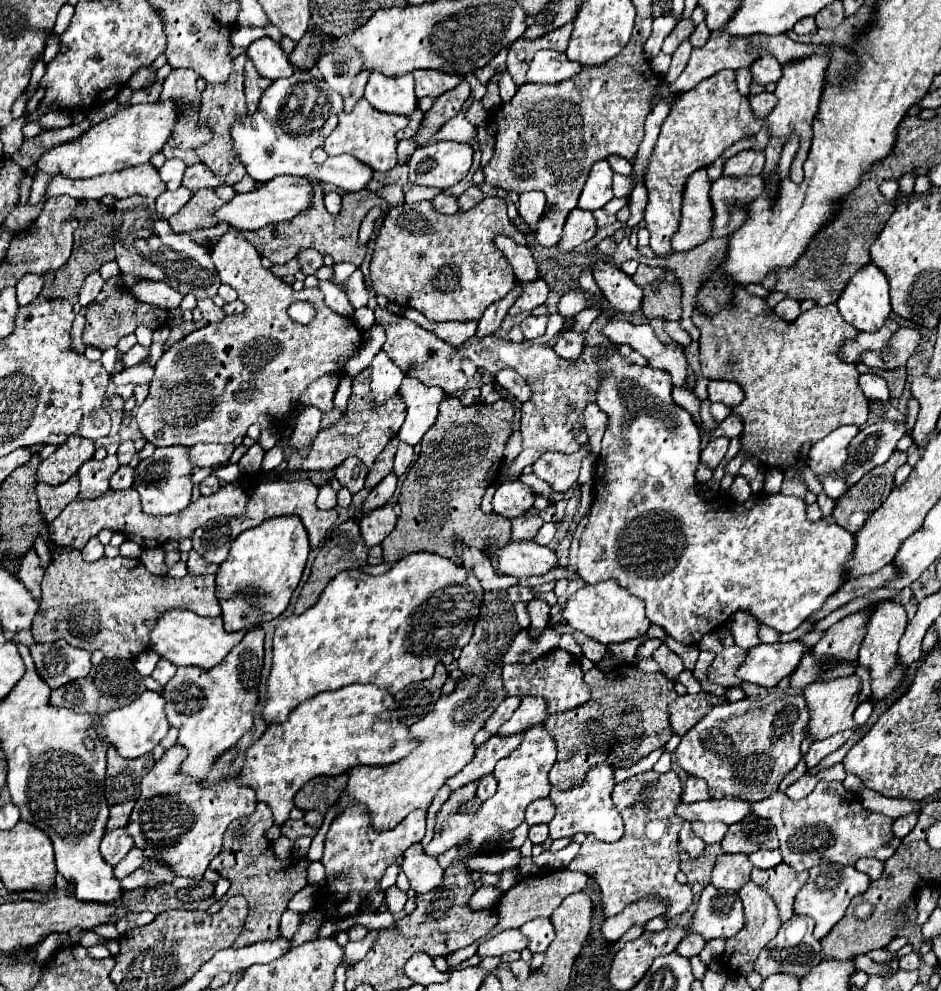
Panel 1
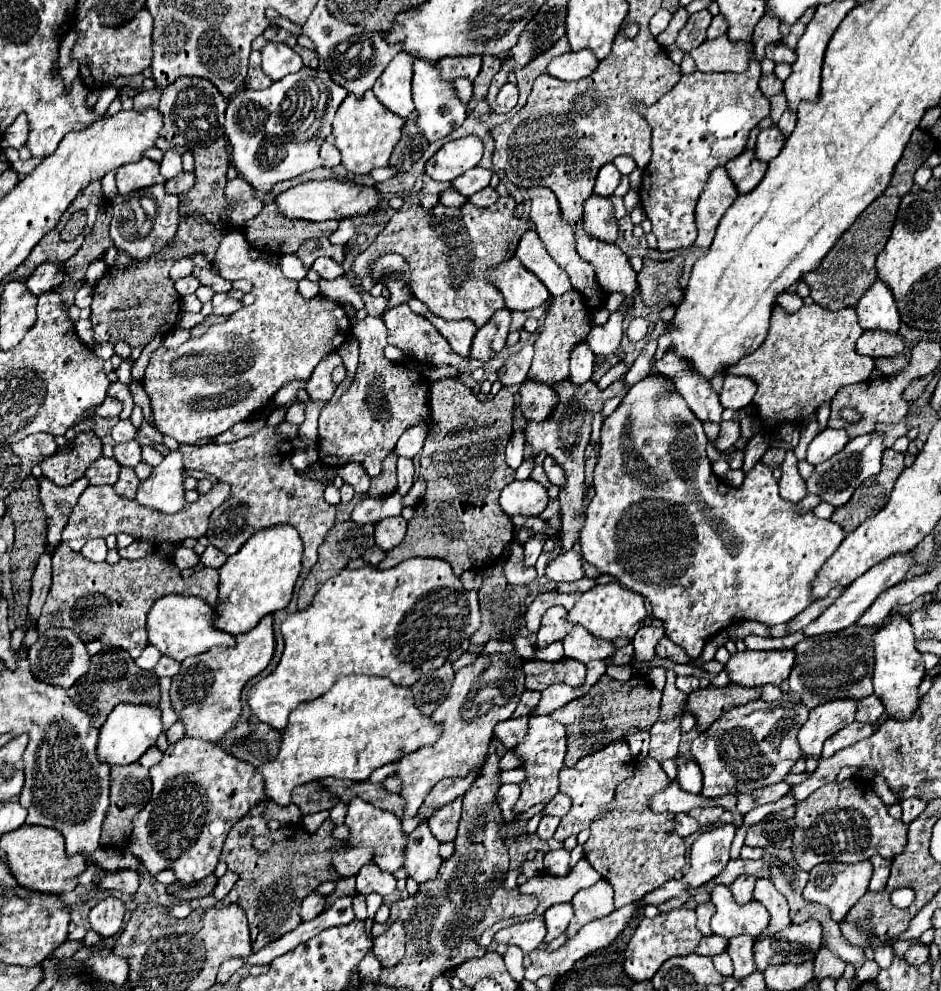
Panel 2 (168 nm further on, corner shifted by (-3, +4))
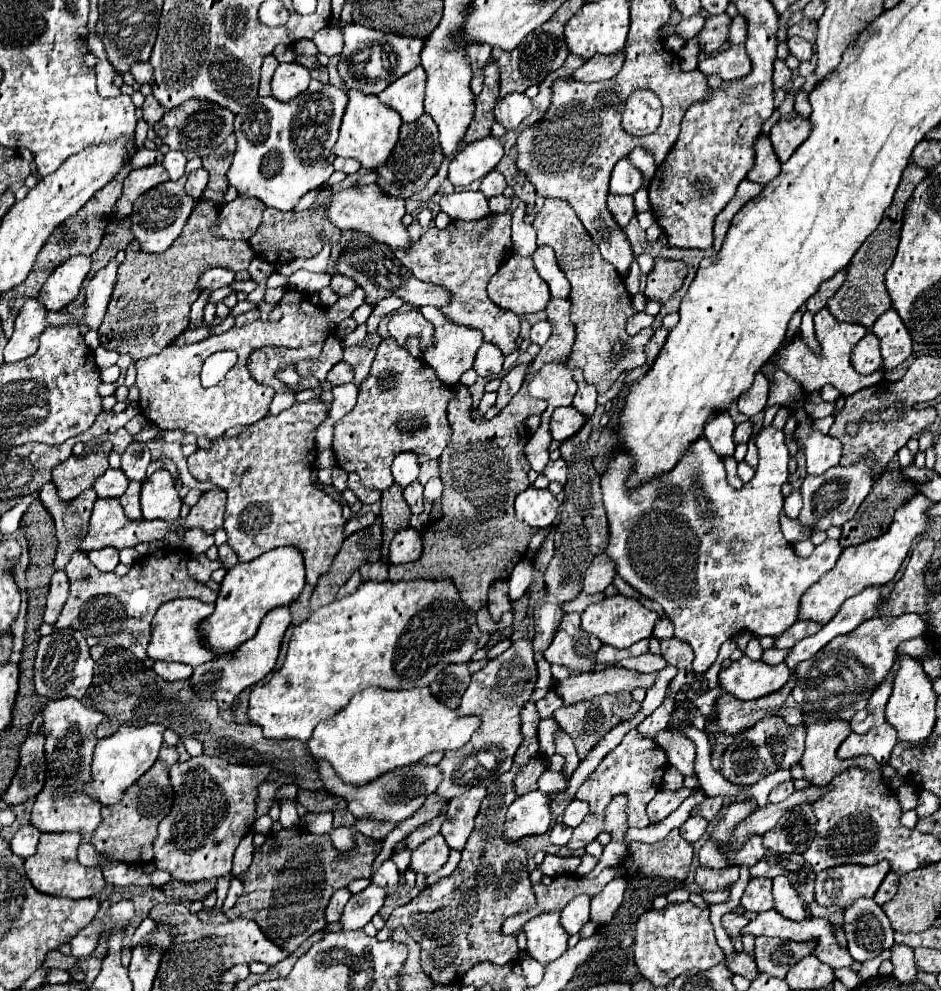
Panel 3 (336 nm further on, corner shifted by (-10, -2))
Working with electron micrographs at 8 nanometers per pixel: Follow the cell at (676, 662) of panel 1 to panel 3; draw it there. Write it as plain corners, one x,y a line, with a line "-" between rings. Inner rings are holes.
670,637
670,639
662,639
660,647
662,647
662,657
666,659
668,665
692,671
692,647
688,643

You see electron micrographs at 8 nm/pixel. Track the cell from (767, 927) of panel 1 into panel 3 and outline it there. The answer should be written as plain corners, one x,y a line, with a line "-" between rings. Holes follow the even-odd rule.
780,875
774,879
774,899
776,899
776,909
780,915
792,921
802,921
806,919
806,905
792,887
790,879

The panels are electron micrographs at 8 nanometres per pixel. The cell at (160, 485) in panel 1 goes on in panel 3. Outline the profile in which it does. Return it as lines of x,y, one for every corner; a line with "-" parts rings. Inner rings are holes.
166,469
154,471
146,479
146,483
142,483
140,503
142,503
142,515
148,521
152,519
162,519
166,523
178,521
182,499

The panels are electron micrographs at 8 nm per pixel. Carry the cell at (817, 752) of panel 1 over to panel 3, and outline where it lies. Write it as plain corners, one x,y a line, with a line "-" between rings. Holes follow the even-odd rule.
890,723
872,727
868,733
850,733
838,749
840,759
852,759
858,755
872,755
878,763
888,763
890,751
896,745
896,731

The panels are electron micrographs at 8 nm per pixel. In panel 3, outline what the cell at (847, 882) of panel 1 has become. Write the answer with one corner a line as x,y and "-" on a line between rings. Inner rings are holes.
890,863
876,865
840,865
816,873
816,903
848,907
858,897
874,897

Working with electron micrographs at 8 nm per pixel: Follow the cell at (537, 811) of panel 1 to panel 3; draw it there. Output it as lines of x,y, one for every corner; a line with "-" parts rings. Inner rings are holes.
574,799
574,801
566,807
566,811
564,811
564,825
568,825
568,827
574,829
574,827
578,827
578,825
584,821
586,815
588,815
588,803

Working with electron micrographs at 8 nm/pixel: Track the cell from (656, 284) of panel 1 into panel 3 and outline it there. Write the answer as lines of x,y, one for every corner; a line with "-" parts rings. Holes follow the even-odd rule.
656,257
654,269
648,273
644,295
650,301
666,303
684,283
686,265
682,261
670,261
664,257

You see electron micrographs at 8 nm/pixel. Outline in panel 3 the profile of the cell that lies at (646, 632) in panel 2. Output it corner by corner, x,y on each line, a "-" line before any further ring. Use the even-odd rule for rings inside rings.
662,615
662,619
654,627
654,637
656,639
668,639
668,637
672,637
672,631
674,631
674,627
672,627
670,619
666,615

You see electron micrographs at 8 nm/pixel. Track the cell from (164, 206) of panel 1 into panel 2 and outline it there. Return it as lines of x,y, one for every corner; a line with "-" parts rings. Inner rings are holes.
179,173
177,177
173,177
173,179
169,179
167,183
165,183
165,189
167,189
167,193
173,193
173,195
181,195
181,193
185,193
185,191
189,191
191,187
193,187
193,183
195,183
195,175
193,173

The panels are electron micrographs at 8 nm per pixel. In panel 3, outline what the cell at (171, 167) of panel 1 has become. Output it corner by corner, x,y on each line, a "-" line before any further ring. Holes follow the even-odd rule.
168,151
164,155
164,161
162,161
164,169
168,171
170,179
176,181
178,177
184,175
184,165
186,165
186,157
180,153
180,151

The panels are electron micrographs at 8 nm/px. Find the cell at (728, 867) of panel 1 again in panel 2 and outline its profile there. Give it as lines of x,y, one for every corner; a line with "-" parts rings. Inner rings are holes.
741,875
729,885
729,889
737,903
749,903
749,901
753,901
753,885
755,885
755,877

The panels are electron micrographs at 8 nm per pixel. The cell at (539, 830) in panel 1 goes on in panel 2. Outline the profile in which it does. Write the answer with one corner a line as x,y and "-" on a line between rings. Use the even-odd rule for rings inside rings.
545,815
541,821
539,821
539,827
537,827
537,835
541,837
541,839
551,839
553,837
553,833
555,833
555,829
557,829
557,825
559,825
559,817
549,817
549,815

